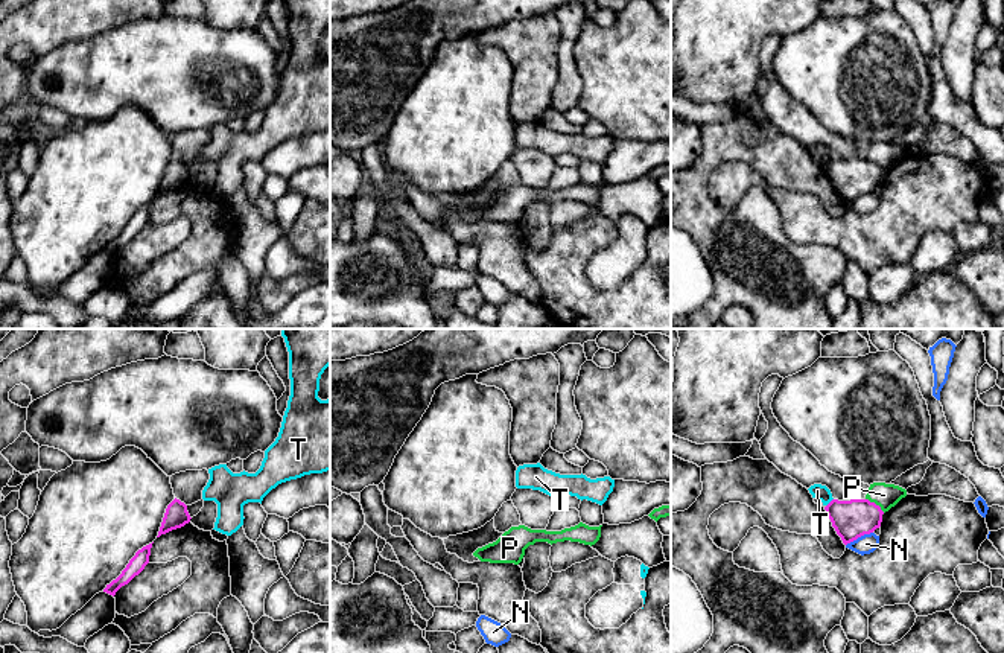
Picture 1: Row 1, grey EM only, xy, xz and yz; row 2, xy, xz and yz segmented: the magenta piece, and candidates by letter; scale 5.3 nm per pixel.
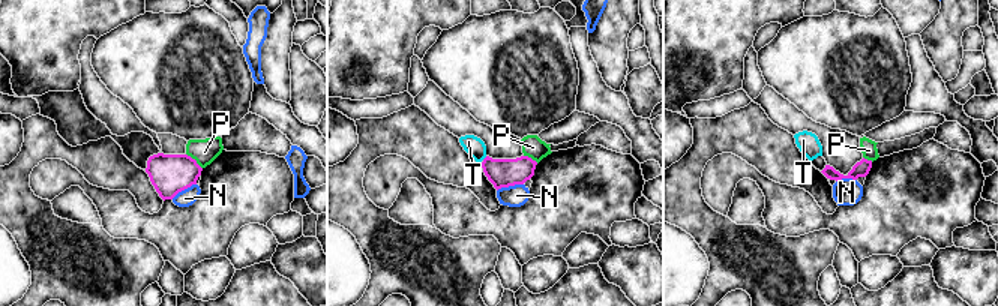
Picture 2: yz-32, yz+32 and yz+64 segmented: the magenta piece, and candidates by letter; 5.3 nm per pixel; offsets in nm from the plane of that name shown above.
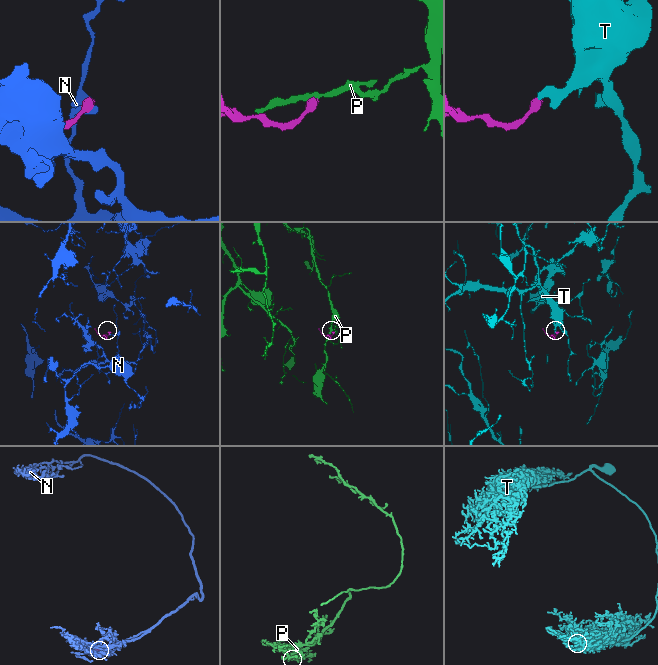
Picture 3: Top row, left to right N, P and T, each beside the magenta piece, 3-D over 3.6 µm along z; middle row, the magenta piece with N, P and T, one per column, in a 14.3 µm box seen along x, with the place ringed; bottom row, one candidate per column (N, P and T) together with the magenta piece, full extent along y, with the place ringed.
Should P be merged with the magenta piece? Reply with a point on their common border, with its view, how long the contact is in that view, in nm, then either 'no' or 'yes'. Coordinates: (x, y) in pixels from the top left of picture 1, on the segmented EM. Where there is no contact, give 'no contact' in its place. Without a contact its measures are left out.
yz (873, 503) | 130 nm | no

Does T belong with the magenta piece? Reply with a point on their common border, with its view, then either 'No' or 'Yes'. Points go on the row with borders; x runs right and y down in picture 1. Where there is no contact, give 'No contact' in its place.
Touches magenta at yz (829, 503). No

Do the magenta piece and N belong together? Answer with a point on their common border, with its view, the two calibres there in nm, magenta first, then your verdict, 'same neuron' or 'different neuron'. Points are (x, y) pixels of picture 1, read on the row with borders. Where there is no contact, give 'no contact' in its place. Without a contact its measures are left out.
meets magenta in yz at (858, 536); 200 nm thick on the magenta side, 100 nm on the other; different neuron

